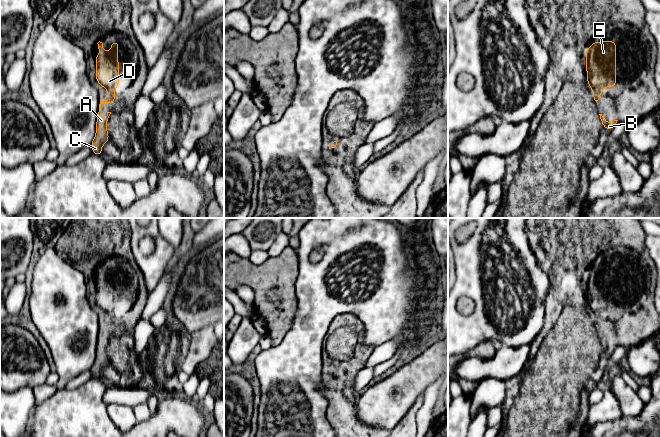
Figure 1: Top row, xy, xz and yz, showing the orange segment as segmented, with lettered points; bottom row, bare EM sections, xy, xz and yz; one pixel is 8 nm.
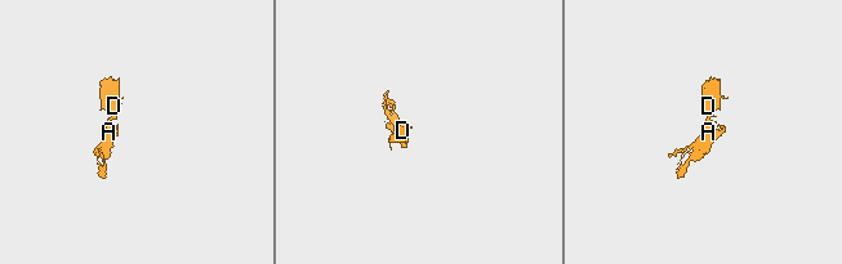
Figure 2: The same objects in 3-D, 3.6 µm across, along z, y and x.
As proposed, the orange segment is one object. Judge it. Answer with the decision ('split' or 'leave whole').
leave whole

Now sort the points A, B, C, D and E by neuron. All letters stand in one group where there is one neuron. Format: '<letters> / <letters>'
A B C D E

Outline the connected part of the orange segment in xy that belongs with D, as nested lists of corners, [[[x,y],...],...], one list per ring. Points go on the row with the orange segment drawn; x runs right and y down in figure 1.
[[[99,41],[97,44],[99,54],[95,57],[96,81],[107,90],[108,94],[106,98],[100,99],[96,121],[96,133],[90,146],[92,147],[93,154],[102,155],[101,147],[109,140],[107,121],[111,112],[107,112],[107,116],[103,117],[102,114],[104,112],[101,110],[101,104],[115,102],[115,88],[119,86],[119,60],[117,58],[119,54],[119,42],[111,43],[110,51],[103,49],[102,42]]]

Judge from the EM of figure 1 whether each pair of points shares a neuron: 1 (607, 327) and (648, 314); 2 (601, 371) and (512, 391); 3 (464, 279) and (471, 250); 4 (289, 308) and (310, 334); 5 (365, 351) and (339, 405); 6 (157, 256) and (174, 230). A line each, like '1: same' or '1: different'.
1: same
2: same
3: same
4: different
5: same
6: different

